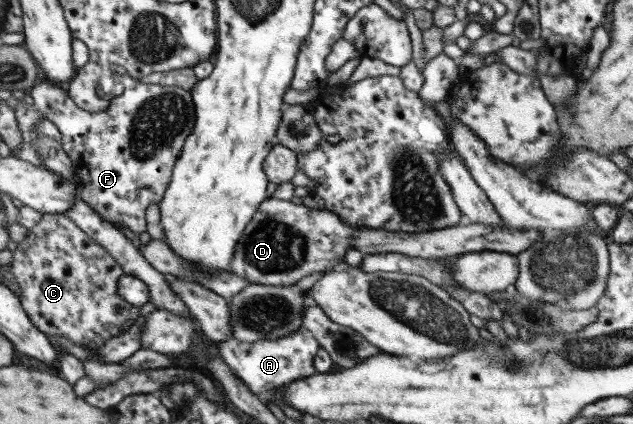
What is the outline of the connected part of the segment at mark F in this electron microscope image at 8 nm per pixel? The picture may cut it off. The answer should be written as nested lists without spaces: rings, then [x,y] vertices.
[[[123,71],[118,73],[117,78],[122,92],[109,101],[110,105],[106,109],[98,112],[75,109],[66,84],[54,85],[41,80],[27,90],[27,94],[32,97],[32,104],[42,117],[56,125],[62,134],[61,145],[65,153],[76,164],[76,168],[80,168],[79,172],[83,174],[82,186],[79,188],[82,200],[106,221],[140,234],[147,230],[146,209],[152,203],[160,204],[171,181],[174,165],[181,155],[185,138],[190,136],[194,128],[195,105],[191,92],[186,89],[144,84]]]

